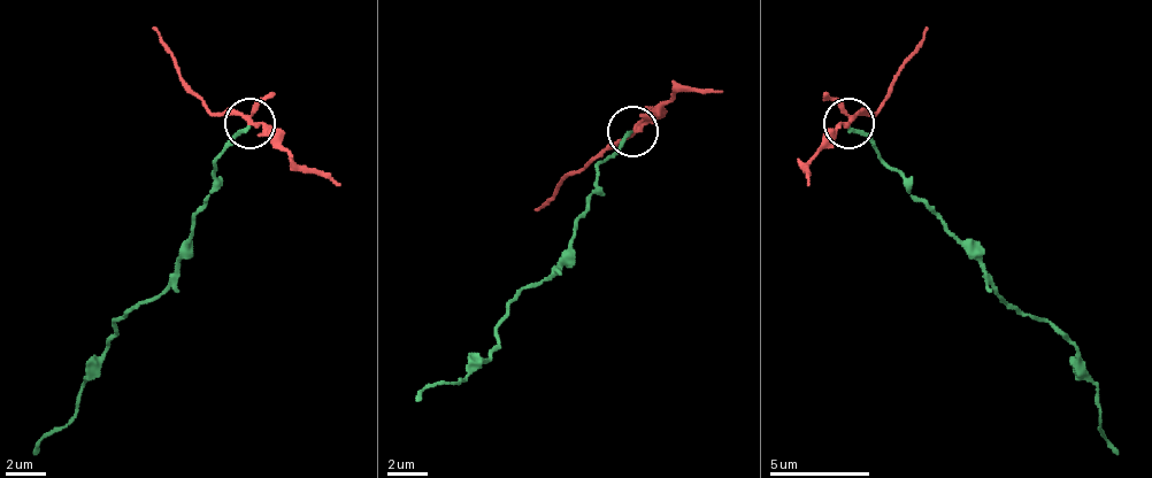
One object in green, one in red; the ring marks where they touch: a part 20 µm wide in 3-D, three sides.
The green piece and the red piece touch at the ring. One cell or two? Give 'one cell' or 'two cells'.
two cells

